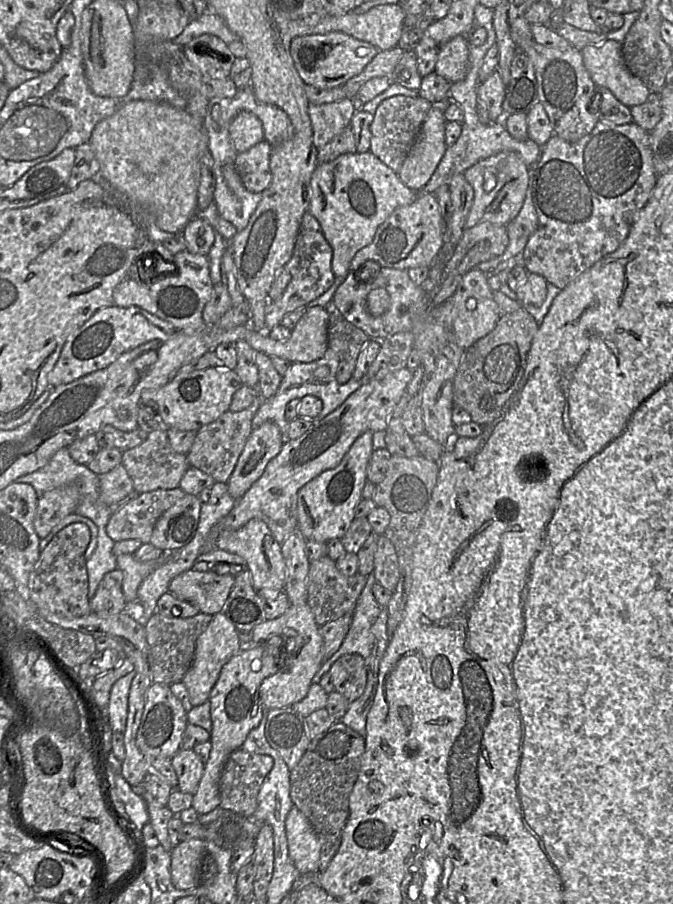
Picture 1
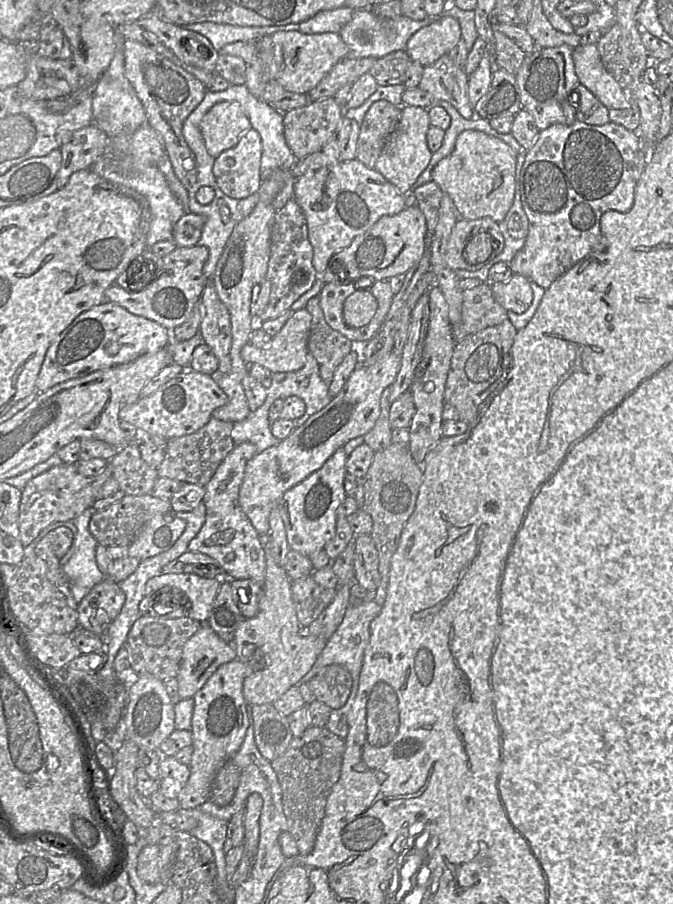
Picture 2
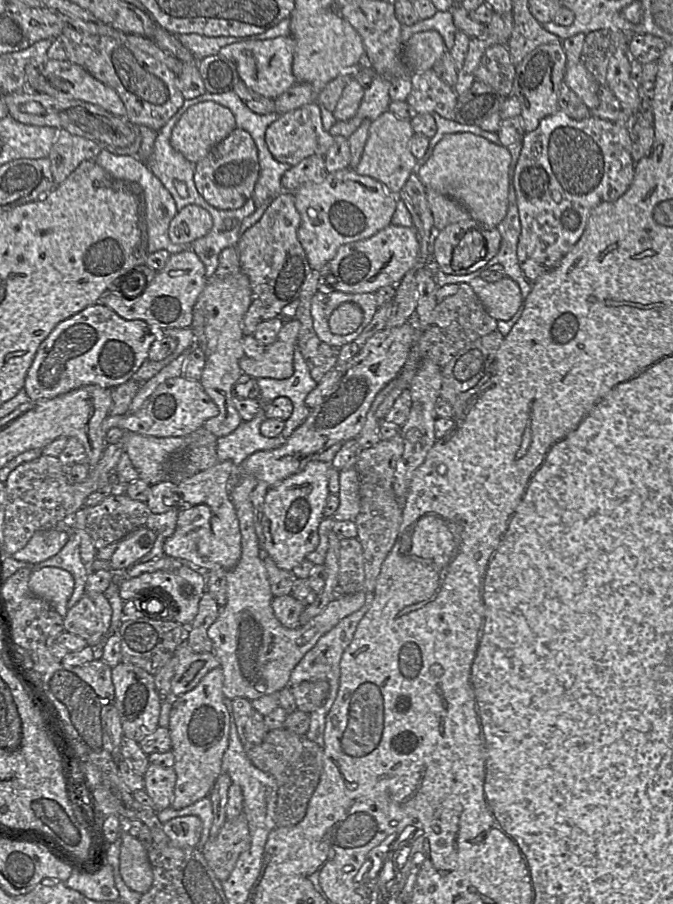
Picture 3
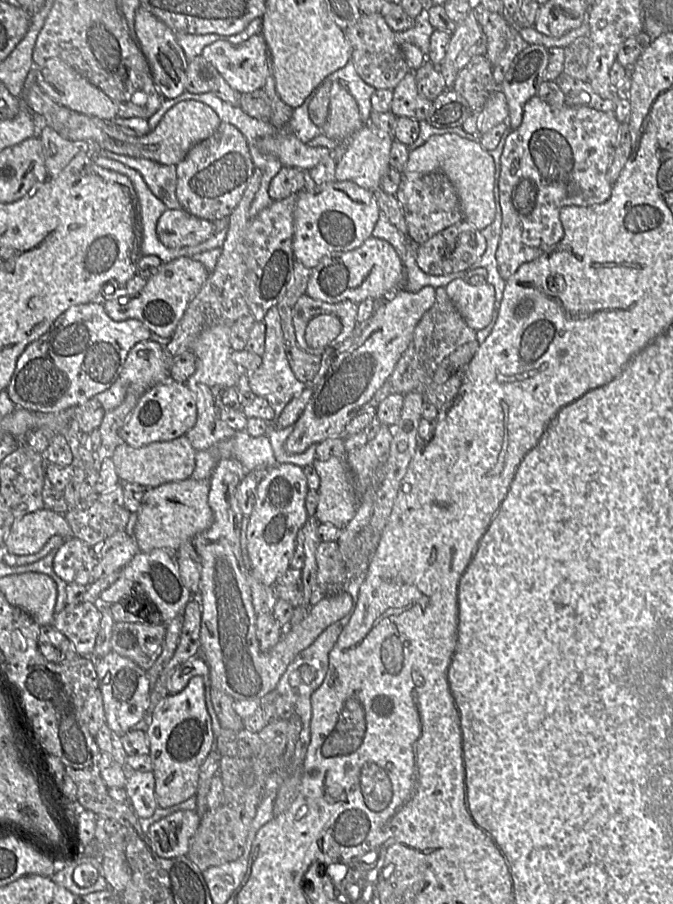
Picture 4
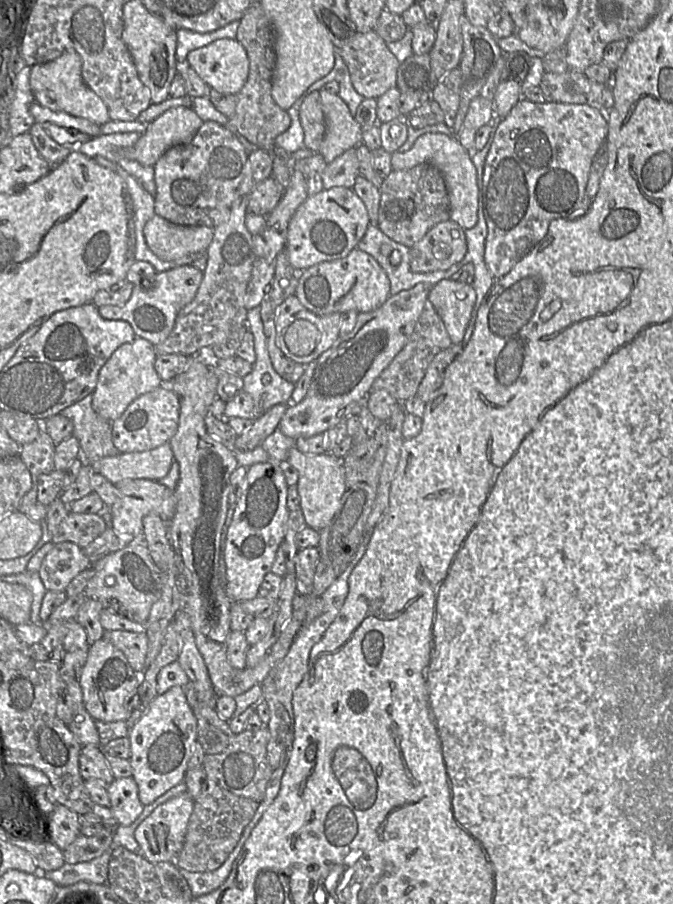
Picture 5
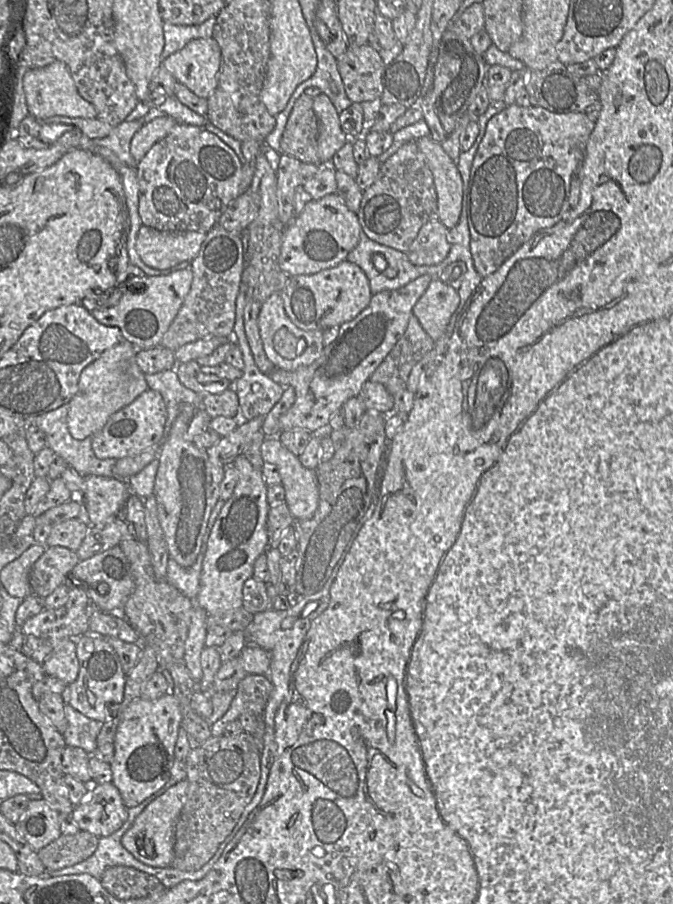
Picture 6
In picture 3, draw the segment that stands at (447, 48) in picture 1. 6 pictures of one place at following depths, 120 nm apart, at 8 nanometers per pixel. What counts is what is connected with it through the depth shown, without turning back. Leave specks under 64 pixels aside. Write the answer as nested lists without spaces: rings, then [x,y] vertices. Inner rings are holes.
[[[433,69],[413,72],[410,76],[412,90],[406,102],[418,113],[436,113],[454,120],[458,94],[454,87],[438,77]]]

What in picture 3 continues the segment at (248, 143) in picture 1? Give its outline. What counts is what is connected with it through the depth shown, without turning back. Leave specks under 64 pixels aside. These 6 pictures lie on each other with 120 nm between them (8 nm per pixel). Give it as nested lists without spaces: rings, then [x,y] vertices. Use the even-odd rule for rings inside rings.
[[[202,101],[190,106],[172,129],[170,143],[187,160],[196,163],[237,128],[230,109],[214,101]]]

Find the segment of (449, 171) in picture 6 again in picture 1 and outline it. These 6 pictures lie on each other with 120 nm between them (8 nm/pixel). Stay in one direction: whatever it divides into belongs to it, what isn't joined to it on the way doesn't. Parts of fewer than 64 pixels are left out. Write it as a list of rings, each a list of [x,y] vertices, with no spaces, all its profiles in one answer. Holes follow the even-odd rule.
[[[502,151],[480,160],[465,170],[464,177],[474,189],[474,200],[466,219],[466,228],[485,221],[506,226],[517,216],[529,186],[529,167],[518,153]]]

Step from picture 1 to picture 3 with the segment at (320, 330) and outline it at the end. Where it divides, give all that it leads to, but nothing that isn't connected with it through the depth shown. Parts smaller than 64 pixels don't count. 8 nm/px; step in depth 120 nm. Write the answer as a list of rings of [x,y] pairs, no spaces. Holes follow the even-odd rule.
[[[296,318],[284,320],[275,342],[267,346],[262,358],[243,356],[239,366],[243,373],[259,379],[287,379],[294,373],[294,353],[301,323]]]

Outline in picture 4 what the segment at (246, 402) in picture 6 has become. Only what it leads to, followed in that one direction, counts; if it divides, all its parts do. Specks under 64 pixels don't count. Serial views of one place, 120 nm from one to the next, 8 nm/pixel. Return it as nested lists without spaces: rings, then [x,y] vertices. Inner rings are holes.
[[[271,307],[262,321],[266,326],[265,349],[261,365],[256,371],[247,373],[248,382],[252,392],[257,397],[266,399],[278,415],[307,385],[299,381],[291,370],[282,329],[282,312],[277,307]]]

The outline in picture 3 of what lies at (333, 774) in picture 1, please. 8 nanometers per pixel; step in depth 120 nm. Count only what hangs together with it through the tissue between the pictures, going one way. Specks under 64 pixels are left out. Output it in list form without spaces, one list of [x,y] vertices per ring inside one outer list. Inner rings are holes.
[[[283,728],[274,729],[265,735],[260,744],[246,748],[246,754],[254,766],[276,779],[277,826],[288,827],[298,824],[305,817],[308,803],[322,775],[324,752],[321,742],[311,741],[305,735],[298,735]]]

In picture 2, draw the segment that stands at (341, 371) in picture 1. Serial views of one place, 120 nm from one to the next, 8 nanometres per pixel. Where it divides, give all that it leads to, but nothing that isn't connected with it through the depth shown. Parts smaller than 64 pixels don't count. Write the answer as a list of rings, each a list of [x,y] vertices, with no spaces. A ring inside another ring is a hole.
[[[318,296],[311,298],[305,309],[312,316],[307,344],[308,352],[319,365],[320,377],[329,384],[335,370],[342,360],[352,352],[356,343],[327,324]]]

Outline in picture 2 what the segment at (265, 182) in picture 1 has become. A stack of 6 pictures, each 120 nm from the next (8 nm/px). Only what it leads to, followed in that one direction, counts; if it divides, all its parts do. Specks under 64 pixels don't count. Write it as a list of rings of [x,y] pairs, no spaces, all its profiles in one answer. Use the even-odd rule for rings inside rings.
[[[251,129],[233,148],[214,158],[212,172],[217,187],[233,199],[258,193],[262,184],[261,156],[261,137]]]

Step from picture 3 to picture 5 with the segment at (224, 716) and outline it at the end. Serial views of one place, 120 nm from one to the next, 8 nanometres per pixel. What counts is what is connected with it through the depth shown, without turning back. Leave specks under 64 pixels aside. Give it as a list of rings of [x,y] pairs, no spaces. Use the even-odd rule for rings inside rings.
[[[182,686],[158,694],[131,727],[129,762],[142,804],[148,805],[172,787],[183,782],[187,764],[197,742],[197,720]]]

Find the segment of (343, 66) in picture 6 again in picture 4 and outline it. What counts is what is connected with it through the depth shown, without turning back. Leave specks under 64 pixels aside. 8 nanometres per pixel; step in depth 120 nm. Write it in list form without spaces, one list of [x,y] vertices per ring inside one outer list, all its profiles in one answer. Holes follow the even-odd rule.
[[[383,12],[361,14],[357,22],[346,31],[351,46],[351,61],[361,79],[376,90],[393,90],[410,72],[402,48],[395,40],[394,32],[386,23]]]

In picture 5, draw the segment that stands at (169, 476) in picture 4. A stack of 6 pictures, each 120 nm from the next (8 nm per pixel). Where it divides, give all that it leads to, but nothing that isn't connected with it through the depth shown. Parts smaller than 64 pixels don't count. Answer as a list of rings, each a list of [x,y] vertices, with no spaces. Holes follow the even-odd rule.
[[[169,443],[144,452],[118,453],[105,457],[91,466],[113,484],[124,480],[160,480],[170,471],[174,456]]]

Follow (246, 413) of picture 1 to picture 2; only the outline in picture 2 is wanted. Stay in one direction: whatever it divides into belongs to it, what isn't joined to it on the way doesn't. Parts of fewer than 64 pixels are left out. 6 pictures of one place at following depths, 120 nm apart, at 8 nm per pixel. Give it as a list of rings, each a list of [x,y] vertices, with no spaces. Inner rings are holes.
[[[211,418],[198,431],[168,440],[164,460],[157,467],[158,477],[204,486],[236,446],[231,438],[233,427],[234,423]]]

